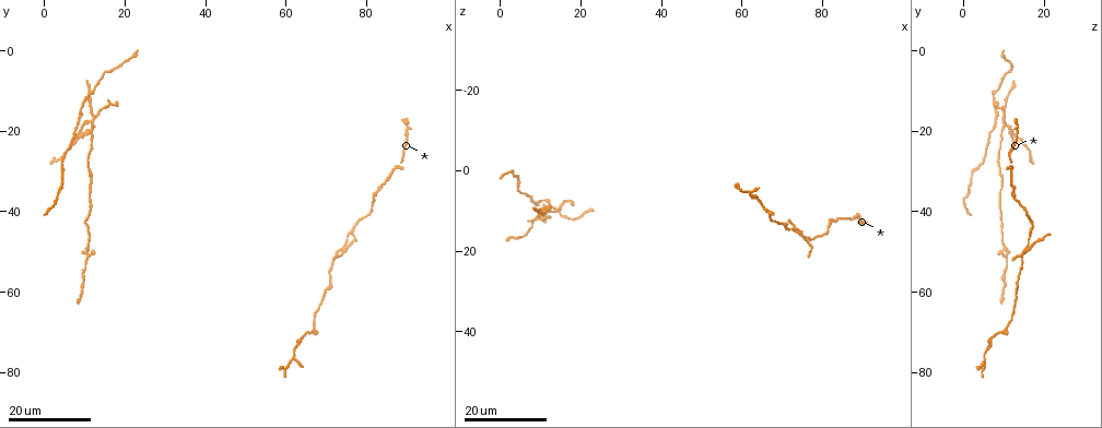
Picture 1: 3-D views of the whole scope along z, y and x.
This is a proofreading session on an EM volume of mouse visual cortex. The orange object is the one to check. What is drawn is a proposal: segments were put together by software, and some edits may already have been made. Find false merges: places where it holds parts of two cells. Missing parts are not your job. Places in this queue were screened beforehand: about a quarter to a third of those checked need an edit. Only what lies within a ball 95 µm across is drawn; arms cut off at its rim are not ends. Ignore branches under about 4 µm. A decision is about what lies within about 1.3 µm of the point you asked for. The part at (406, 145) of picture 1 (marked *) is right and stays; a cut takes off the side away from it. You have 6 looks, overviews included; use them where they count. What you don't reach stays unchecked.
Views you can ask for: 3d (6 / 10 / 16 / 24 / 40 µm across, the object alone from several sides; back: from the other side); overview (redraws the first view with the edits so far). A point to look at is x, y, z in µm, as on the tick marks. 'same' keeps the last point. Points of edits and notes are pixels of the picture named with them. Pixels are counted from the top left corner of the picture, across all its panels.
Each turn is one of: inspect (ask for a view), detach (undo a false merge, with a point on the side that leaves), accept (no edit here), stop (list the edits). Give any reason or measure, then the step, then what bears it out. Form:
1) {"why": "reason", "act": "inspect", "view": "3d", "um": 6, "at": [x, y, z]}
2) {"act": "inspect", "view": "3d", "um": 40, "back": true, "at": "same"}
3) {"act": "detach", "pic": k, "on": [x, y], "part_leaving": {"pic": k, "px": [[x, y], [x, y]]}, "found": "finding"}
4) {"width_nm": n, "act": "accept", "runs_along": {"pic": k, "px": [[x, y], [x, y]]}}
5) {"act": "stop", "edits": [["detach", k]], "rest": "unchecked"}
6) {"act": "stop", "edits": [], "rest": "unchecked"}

{"why": "thin arm on a thick one", "act": "inspect", "view": "3d", "um": 16, "at": [74.5, 49.5, 15.0]}

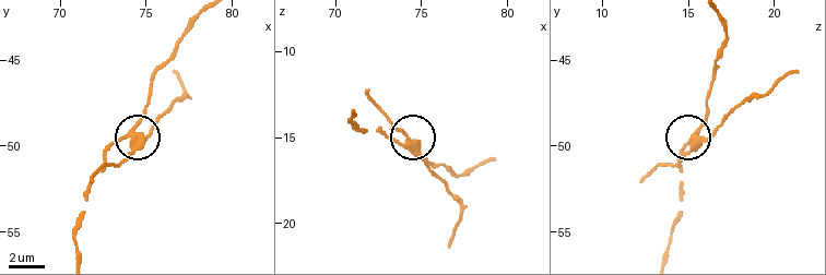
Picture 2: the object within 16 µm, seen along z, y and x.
{"act": "inspect", "view": "3d", "um": 6, "at": [74.6, 49.8, 15.7]}

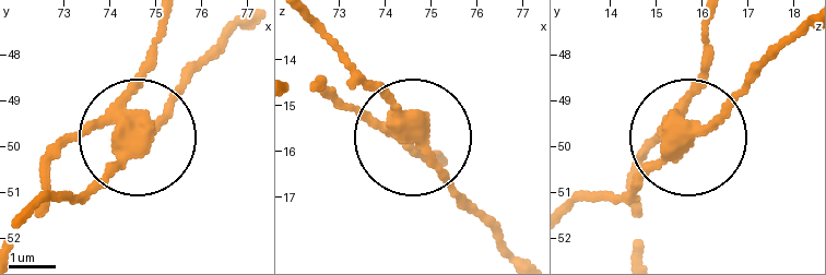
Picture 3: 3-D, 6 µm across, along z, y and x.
{"arms": 4, "act": "detach", "pic": 3, "on": [106, 180], "found": "a second cell is stuck on"}

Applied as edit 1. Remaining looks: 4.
{"act": "inspect", "view": "3d", "um": 24, "at": [11.5, 17.0, 10.0]}

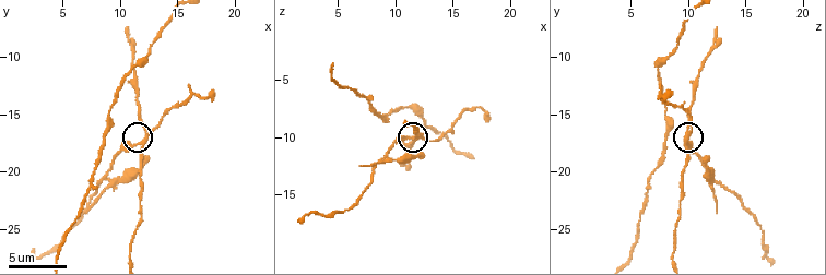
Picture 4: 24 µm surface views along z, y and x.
{"act": "inspect", "view": "3d", "um": 10, "at": [12.0, 17.6, 10.0]}

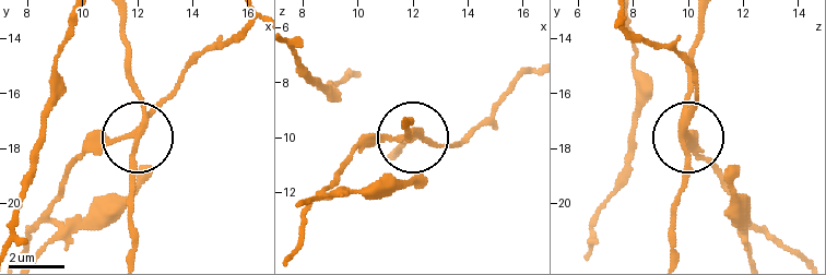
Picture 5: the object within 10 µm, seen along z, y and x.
{"width_nm": 190, "act": "detach", "pic": 5, "on": [129, 84], "part_leaving": {"pic": 5, "px": [[145, 127], [131, 159], [131, 251]]}, "found": "two cells meet here"}

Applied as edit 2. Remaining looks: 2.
{"act": "stop", "edits": [["detach", 3], ["detach", 5]], "rest": "unchecked"}

